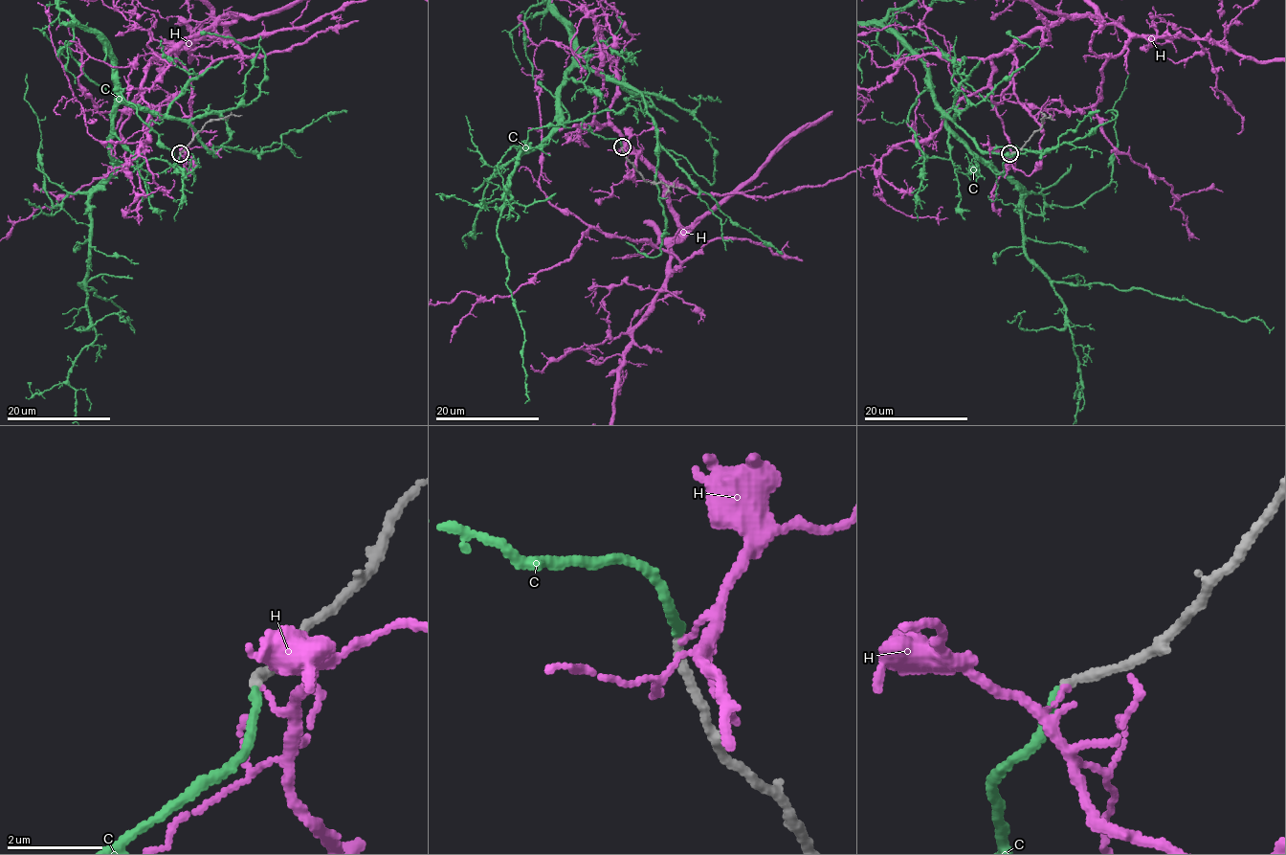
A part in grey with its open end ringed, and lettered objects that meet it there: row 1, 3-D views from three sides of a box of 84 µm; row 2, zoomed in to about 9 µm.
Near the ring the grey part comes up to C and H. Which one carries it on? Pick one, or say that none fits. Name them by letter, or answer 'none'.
C

